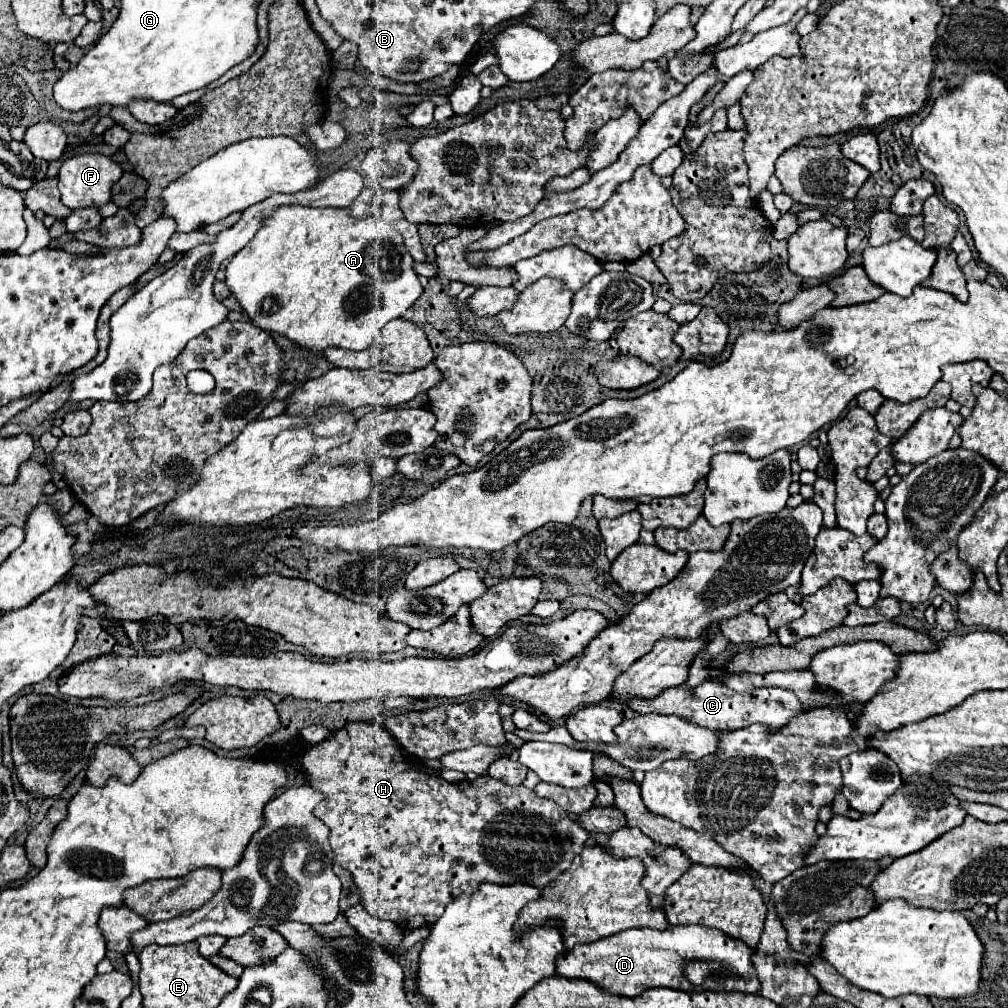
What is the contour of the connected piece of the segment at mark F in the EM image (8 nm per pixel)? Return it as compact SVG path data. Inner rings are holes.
M90 153L90 155L76 155L66 159L58 173L58 189L62 193L62 203L70 209L86 209L86 207L102 207L112 197L112 185L122 177L122 169L106 155Z

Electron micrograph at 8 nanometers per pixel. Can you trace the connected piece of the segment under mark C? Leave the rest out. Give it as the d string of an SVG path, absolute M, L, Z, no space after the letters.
M716 679L704 681L698 687L672 687L662 691L654 699L628 699L628 705L646 715L646 713L662 713L662 715L678 715L686 717L690 723L714 729L714 731L734 731L750 727L750 723L760 723L768 727L770 733L780 731L786 723L790 723L794 717L804 713L802 703L798 697L784 689L754 689L752 693L736 693L732 689L726 689Z

